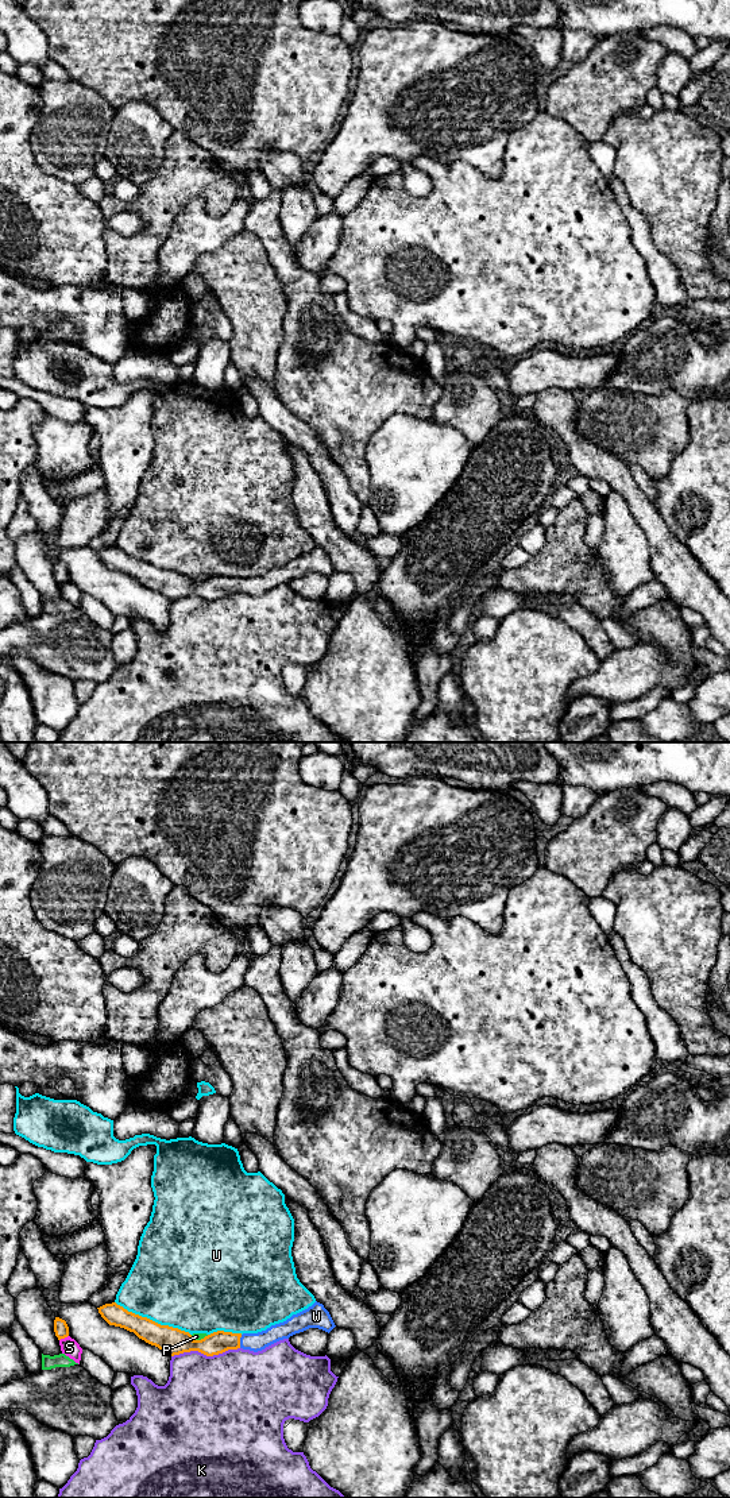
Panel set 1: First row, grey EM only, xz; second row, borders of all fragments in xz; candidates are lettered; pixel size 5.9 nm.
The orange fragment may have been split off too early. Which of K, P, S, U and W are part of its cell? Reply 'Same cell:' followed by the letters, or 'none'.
Same cell: W

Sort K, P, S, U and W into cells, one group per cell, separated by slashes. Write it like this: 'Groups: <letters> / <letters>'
Groups: K / P / S / U / W

